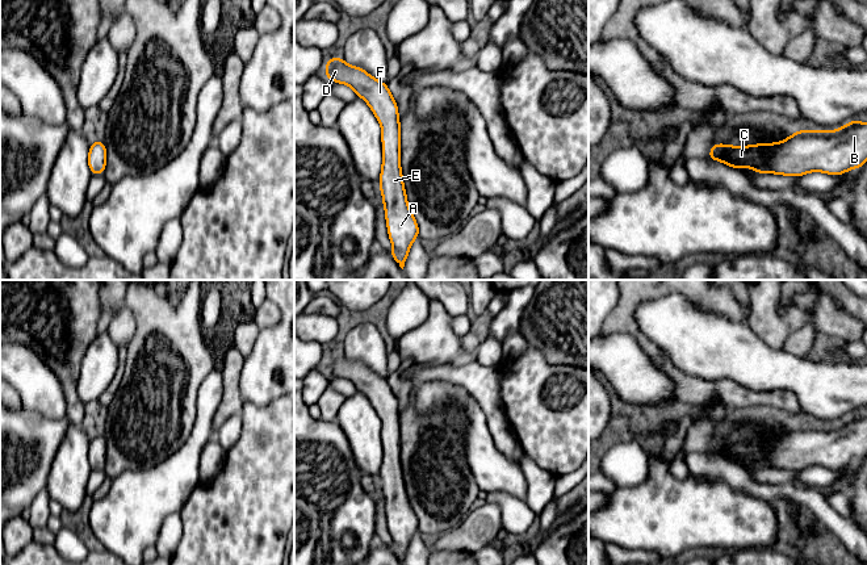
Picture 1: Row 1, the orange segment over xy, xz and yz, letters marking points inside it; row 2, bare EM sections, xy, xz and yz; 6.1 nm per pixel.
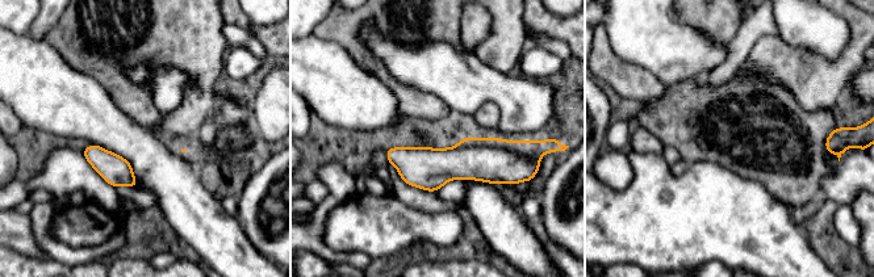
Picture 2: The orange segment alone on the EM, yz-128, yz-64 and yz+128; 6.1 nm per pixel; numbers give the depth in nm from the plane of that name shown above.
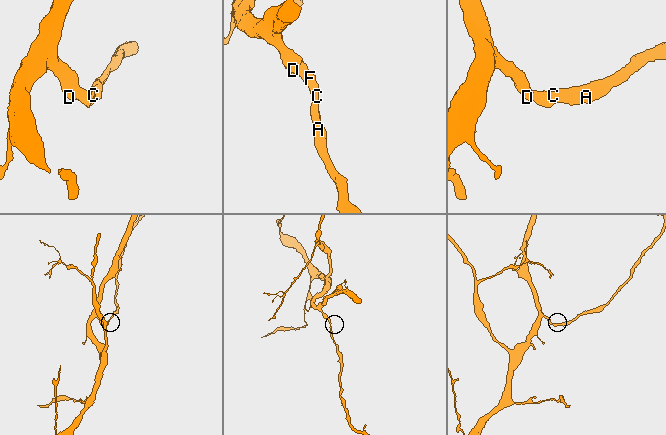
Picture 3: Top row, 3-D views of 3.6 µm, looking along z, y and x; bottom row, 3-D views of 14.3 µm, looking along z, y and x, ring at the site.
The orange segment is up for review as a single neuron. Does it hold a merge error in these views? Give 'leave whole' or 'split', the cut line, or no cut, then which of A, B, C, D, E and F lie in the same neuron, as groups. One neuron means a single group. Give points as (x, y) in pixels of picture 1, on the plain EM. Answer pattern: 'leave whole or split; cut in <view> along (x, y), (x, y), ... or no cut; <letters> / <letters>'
leave whole; no cut; A B C D E F

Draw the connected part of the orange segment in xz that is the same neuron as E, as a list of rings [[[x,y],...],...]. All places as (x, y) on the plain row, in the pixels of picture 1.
[[[328,352],[324,369],[330,376],[349,380],[367,396],[382,422],[382,464],[380,484],[385,501],[388,530],[393,537],[390,549],[403,564],[410,541],[419,531],[419,520],[409,502],[401,466],[401,422],[398,399],[386,377],[370,371],[361,361],[353,361],[343,352]]]

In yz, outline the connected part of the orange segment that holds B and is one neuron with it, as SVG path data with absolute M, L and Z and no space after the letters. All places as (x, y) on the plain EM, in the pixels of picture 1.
M853 414L830 426L799 424L776 438L715 438L708 452L734 464L747 461L758 468L796 472L817 465L837 470L867 456L867 417Z

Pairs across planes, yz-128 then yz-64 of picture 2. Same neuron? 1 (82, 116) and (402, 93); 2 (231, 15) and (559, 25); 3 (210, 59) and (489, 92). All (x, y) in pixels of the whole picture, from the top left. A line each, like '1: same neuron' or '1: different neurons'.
1: different neurons
2: same neuron
3: different neurons

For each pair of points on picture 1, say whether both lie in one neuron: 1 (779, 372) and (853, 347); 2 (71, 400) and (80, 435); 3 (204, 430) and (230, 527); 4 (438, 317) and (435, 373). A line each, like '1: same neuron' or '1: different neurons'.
1: different neurons
2: different neurons
3: different neurons
4: different neurons

